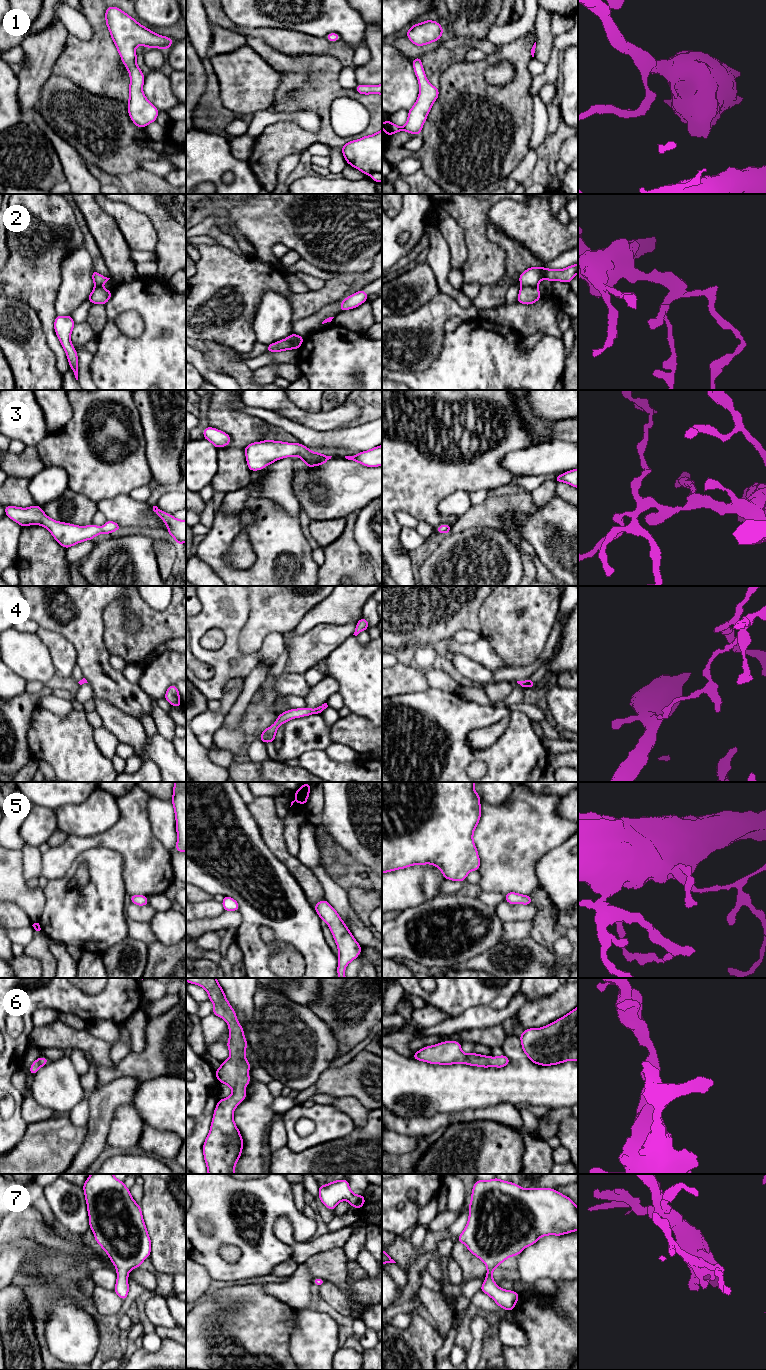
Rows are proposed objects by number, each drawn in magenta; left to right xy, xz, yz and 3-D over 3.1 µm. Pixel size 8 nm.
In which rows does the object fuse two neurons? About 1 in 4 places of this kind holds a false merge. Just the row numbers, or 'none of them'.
2

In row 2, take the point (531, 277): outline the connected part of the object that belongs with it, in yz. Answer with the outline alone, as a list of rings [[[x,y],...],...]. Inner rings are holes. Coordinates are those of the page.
[[[578,264],[567,268],[556,270],[543,267],[530,267],[519,276],[521,286],[537,287],[541,280],[547,279],[551,282],[561,281],[570,283],[578,273]]]

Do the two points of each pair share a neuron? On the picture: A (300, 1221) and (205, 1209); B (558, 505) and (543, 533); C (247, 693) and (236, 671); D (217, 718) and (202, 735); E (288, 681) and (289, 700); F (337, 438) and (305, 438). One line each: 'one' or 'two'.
A: one
B: one
C: two
D: one
E: two
F: one

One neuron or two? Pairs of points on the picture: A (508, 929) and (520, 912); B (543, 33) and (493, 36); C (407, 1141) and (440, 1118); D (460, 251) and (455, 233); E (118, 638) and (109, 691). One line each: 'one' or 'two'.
A: two
B: two
C: two
D: one
E: two

